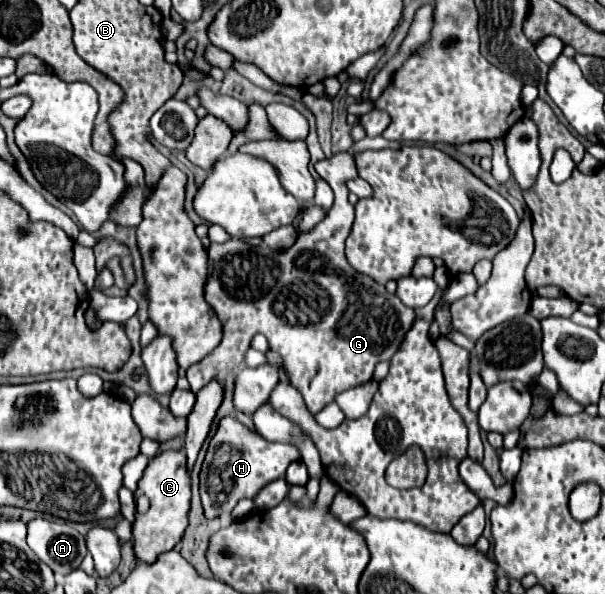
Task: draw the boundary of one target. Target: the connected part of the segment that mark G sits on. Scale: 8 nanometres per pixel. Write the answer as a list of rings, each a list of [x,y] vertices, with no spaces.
[[[338,153],[330,159],[322,159],[318,161],[318,175],[334,192],[332,209],[314,229],[298,235],[290,249],[280,253],[264,253],[262,245],[252,249],[252,245],[244,241],[232,239],[222,245],[212,243],[208,247],[208,277],[204,297],[222,321],[222,341],[202,361],[194,363],[186,371],[194,393],[206,387],[212,379],[220,379],[236,369],[240,365],[240,355],[244,355],[250,339],[256,333],[262,333],[266,335],[270,349],[282,357],[282,367],[290,377],[290,385],[302,393],[306,407],[312,409],[312,413],[318,413],[324,405],[332,403],[338,393],[368,383],[376,363],[388,361],[396,353],[396,347],[402,343],[406,329],[410,329],[412,321],[416,319],[414,309],[402,307],[402,303],[396,301],[382,285],[374,283],[370,277],[358,275],[344,257],[344,241],[354,221],[354,207],[350,205],[349,191],[344,183],[358,177],[354,157],[348,153]]]

